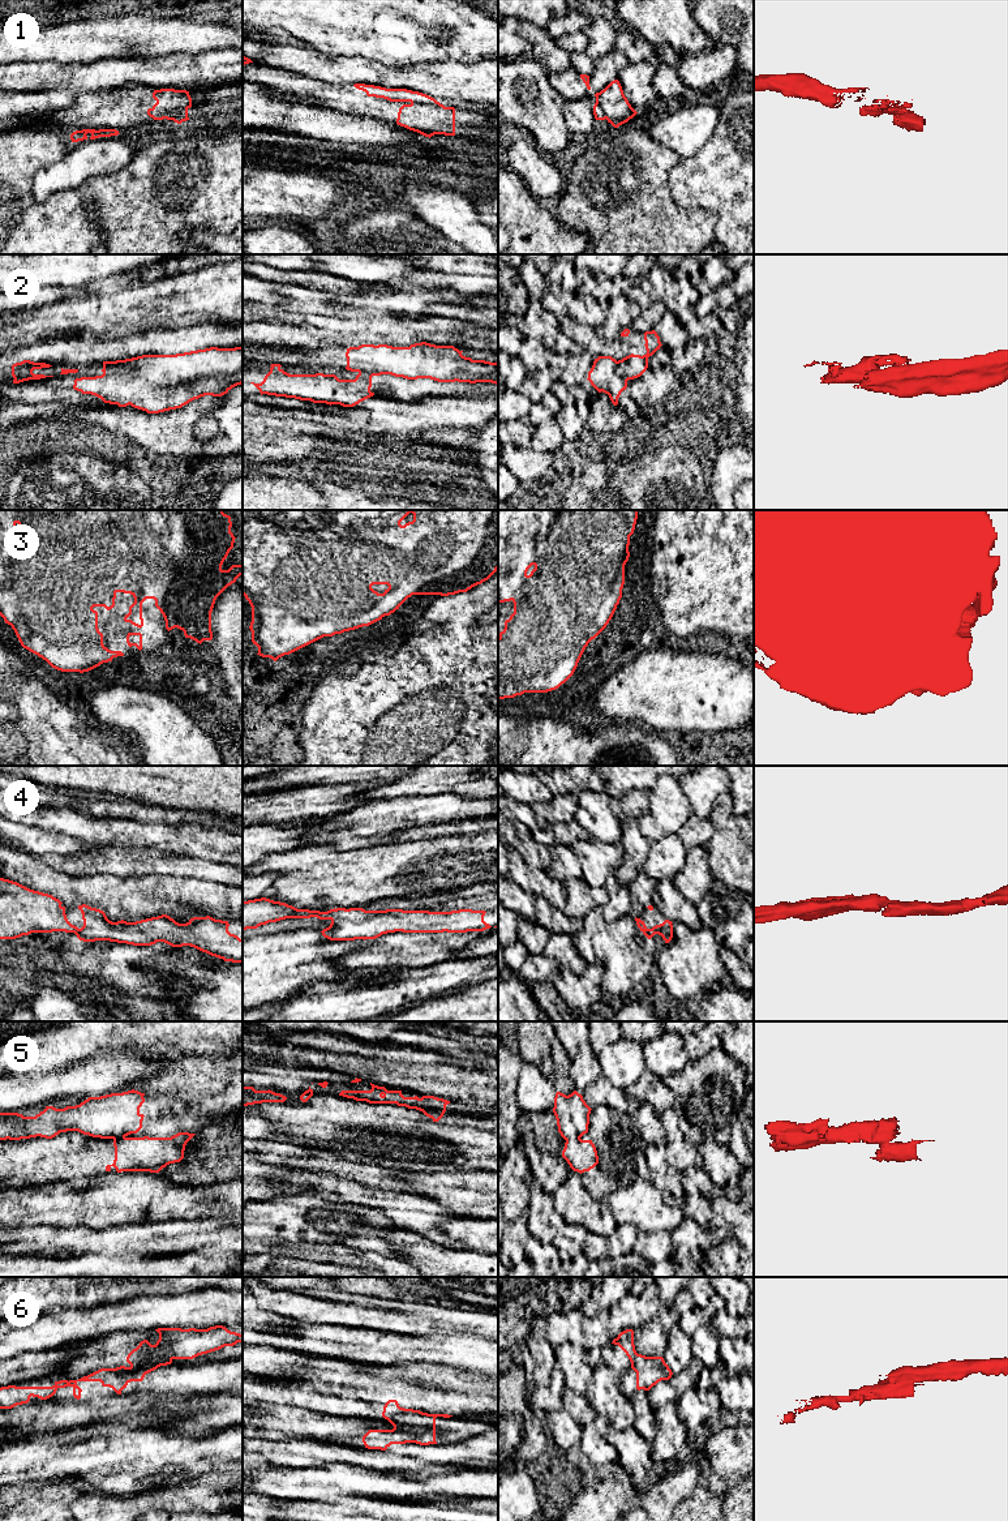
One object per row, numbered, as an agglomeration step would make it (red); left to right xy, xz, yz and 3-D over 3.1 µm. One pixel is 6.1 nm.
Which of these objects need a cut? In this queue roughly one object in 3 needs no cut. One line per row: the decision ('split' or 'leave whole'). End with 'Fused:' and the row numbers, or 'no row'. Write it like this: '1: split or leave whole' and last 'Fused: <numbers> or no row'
1: split
2: split
3: leave whole
4: leave whole
5: split
6: split
Fused: 1, 2, 5, 6

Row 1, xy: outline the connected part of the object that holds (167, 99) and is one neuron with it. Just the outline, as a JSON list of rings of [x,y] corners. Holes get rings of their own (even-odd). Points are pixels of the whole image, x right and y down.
[[[160,89],[154,90],[153,98],[156,103],[147,110],[149,116],[171,113],[179,111],[183,121],[189,120],[188,110],[192,107],[192,98],[186,90]]]

